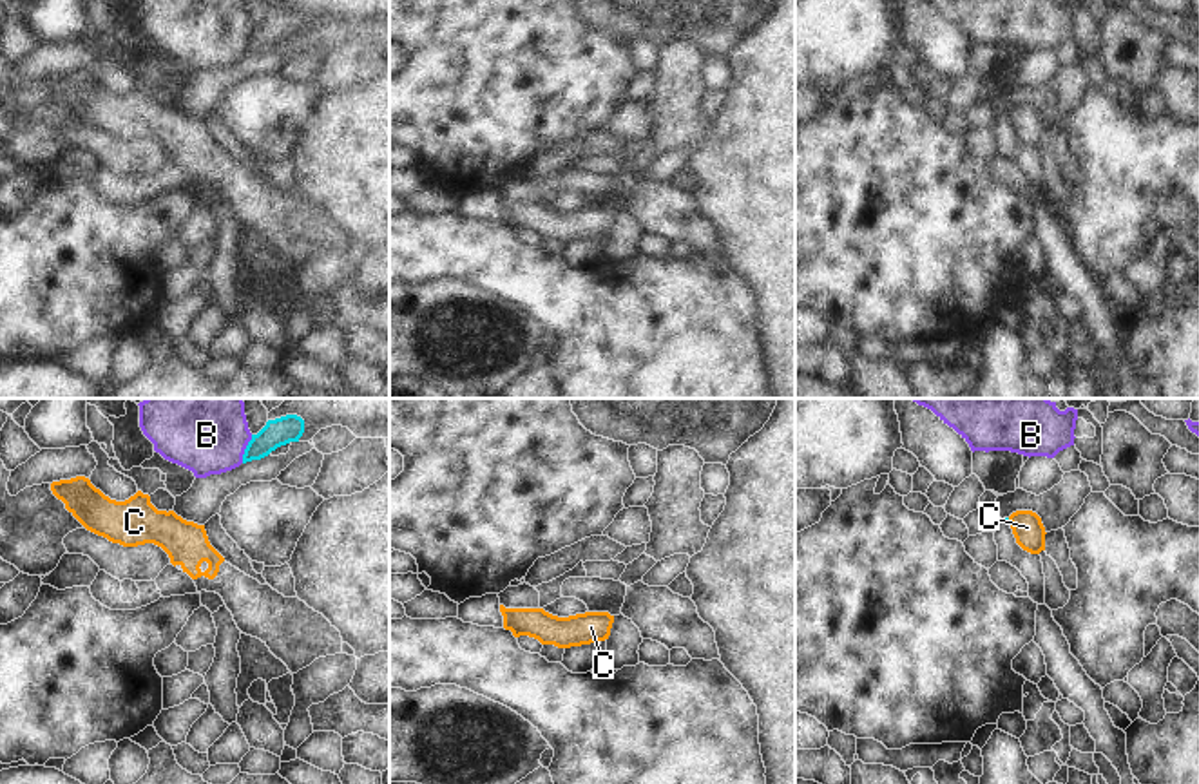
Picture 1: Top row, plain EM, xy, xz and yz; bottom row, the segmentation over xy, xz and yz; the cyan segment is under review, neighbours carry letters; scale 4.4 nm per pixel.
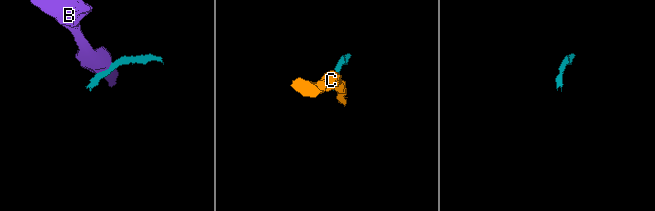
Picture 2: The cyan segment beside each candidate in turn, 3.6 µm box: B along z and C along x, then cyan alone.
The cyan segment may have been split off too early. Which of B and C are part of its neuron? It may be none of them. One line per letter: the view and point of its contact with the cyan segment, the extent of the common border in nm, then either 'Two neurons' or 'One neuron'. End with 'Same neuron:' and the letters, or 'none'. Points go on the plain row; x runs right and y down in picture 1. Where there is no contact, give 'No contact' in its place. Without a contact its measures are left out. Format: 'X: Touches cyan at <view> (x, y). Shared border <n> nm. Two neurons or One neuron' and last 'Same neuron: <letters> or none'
B: Touches cyan at xy (245, 44). Shared border 140 nm. Two neurons
C: Touches cyan at yz (1009, 116). Shared border 40 nm. Two neurons
Same neuron: none.

